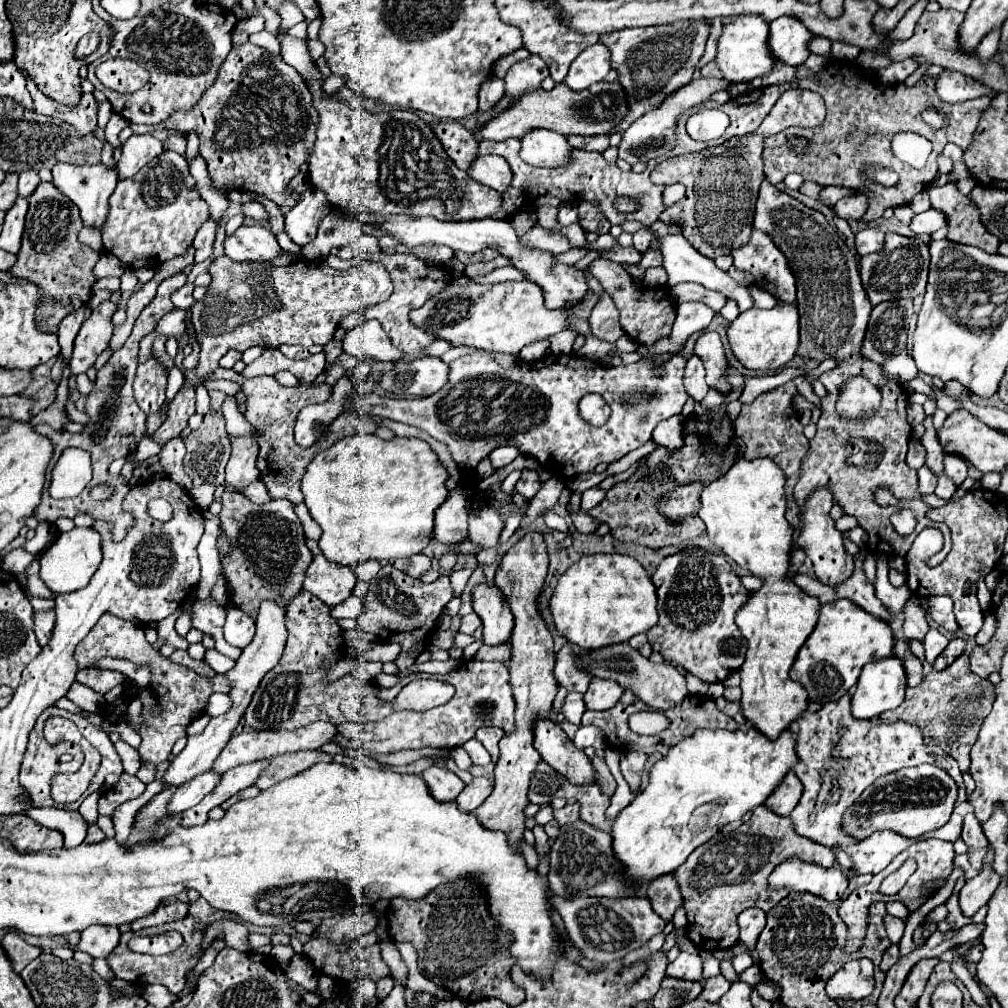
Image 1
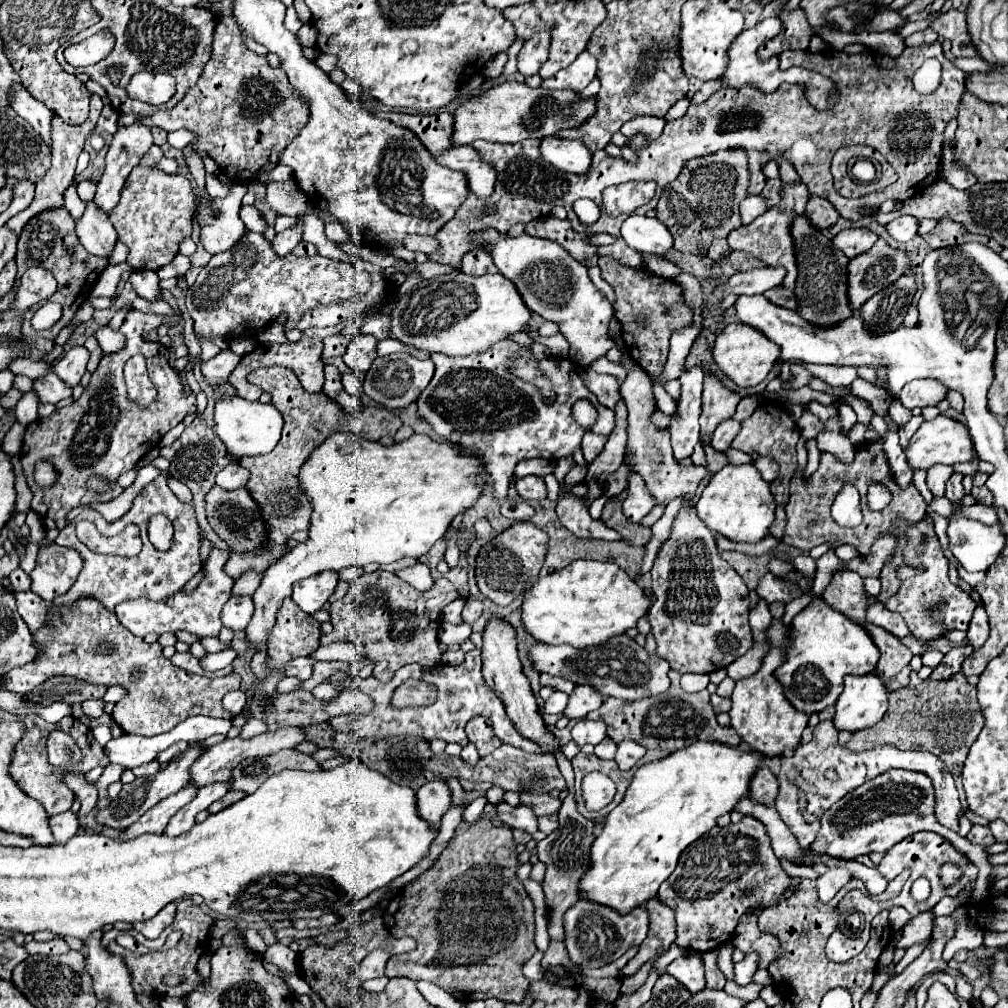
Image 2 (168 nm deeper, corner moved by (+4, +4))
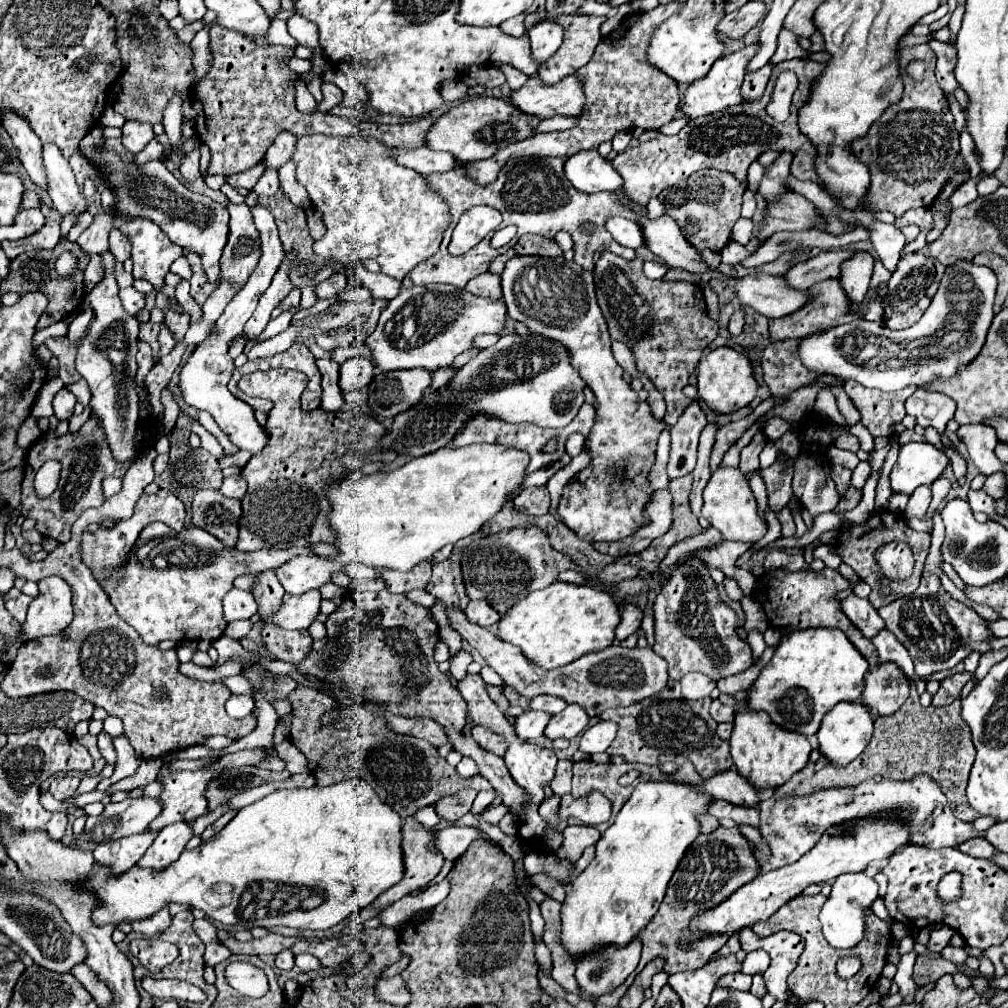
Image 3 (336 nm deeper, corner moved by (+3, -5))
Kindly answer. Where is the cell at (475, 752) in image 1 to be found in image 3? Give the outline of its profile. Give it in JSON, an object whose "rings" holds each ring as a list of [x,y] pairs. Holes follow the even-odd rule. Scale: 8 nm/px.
{"rings":[[[463,757],[463,759],[459,761],[459,765],[457,765],[457,771],[459,771],[463,777],[479,775],[479,767],[477,767],[477,763],[475,763],[473,759],[469,759],[469,757]]]}

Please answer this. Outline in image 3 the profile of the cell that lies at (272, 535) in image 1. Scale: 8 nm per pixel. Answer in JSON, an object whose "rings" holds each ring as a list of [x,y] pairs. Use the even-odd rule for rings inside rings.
{"rings":[[[201,489],[193,497],[191,503],[193,525],[209,531],[227,547],[235,547],[237,543],[239,517],[241,517],[241,501],[227,499],[215,489]]]}

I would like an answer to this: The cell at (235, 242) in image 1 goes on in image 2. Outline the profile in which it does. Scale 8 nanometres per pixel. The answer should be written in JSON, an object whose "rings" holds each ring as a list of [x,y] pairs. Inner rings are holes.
{"rings":[[[234,184],[230,196],[214,198],[212,202],[198,200],[198,222],[200,226],[200,240],[210,254],[226,252],[234,244],[246,236],[246,224],[240,220],[240,202],[242,196],[248,192],[246,184]]]}

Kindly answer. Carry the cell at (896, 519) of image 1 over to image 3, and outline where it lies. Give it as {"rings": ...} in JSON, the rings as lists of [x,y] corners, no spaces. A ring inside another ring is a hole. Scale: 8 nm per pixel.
{"rings":[[[931,572],[922,574],[919,589],[901,601],[893,601],[879,609],[881,619],[885,621],[887,629],[905,645],[913,663],[917,679],[925,679],[937,671],[953,669],[961,663],[969,653],[987,653],[991,651],[991,637],[993,631],[989,625],[975,615],[973,609],[965,607],[959,601],[953,601],[949,593],[938,593],[939,577]]]}

